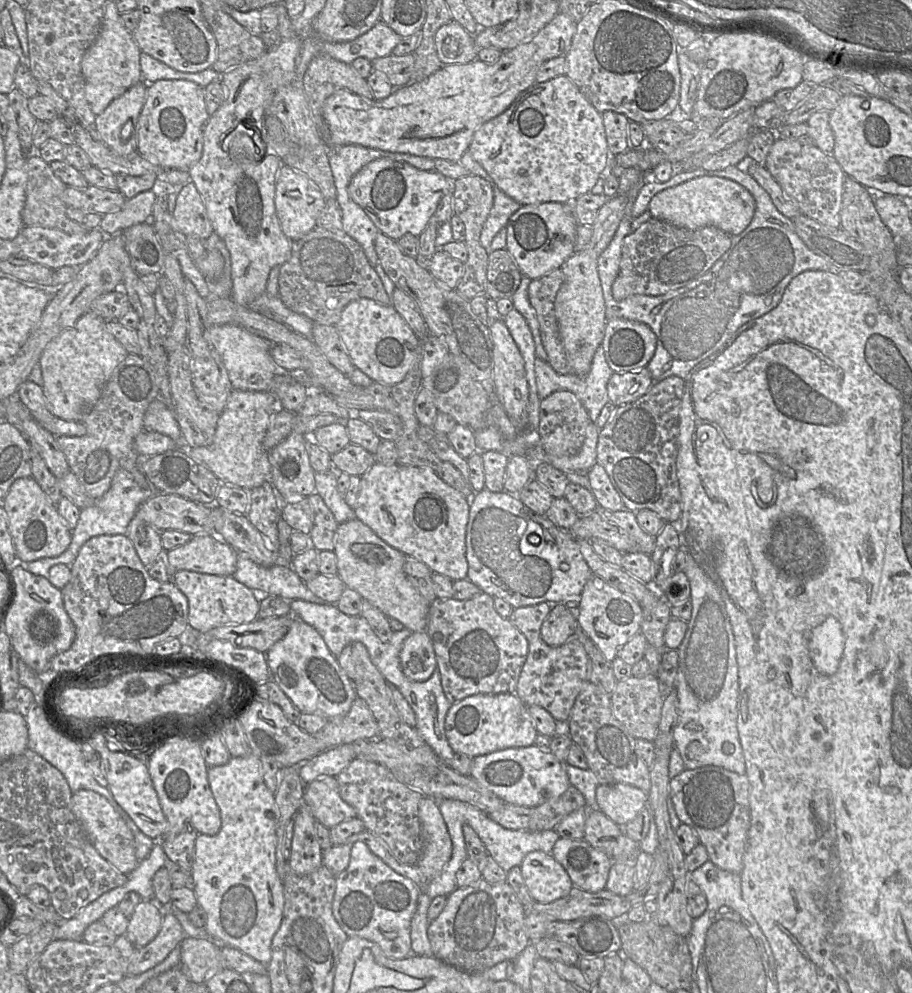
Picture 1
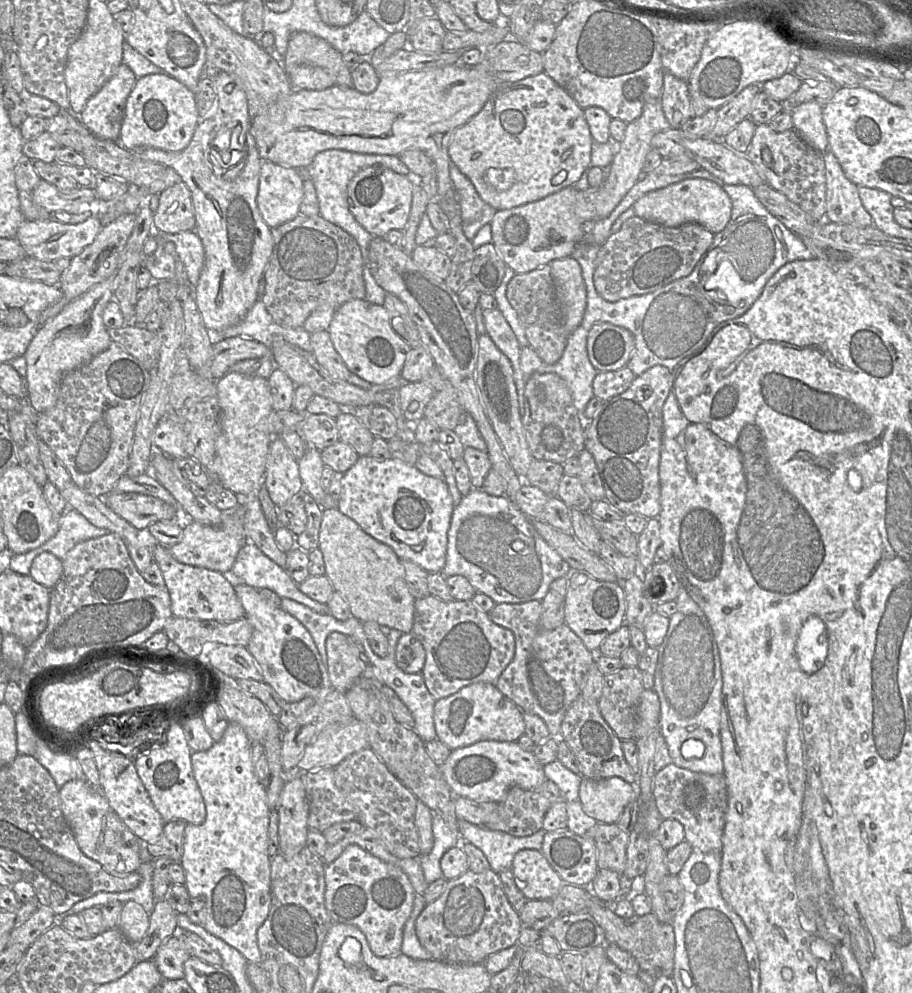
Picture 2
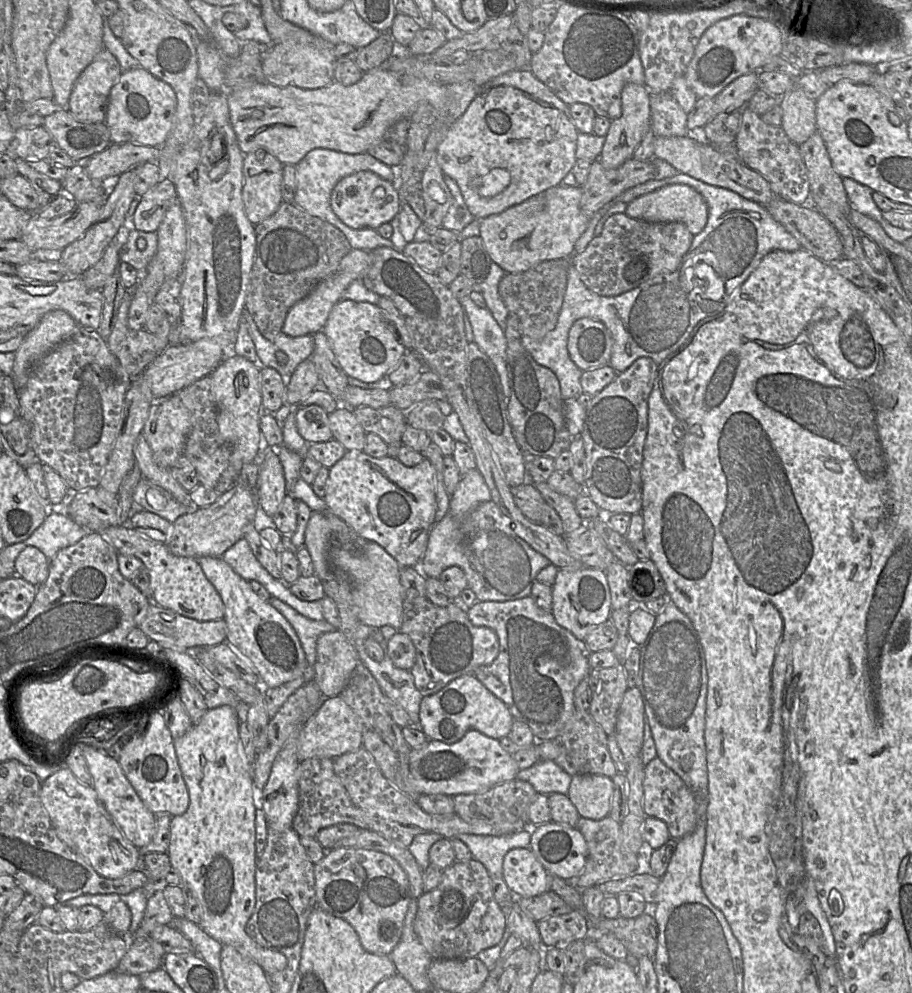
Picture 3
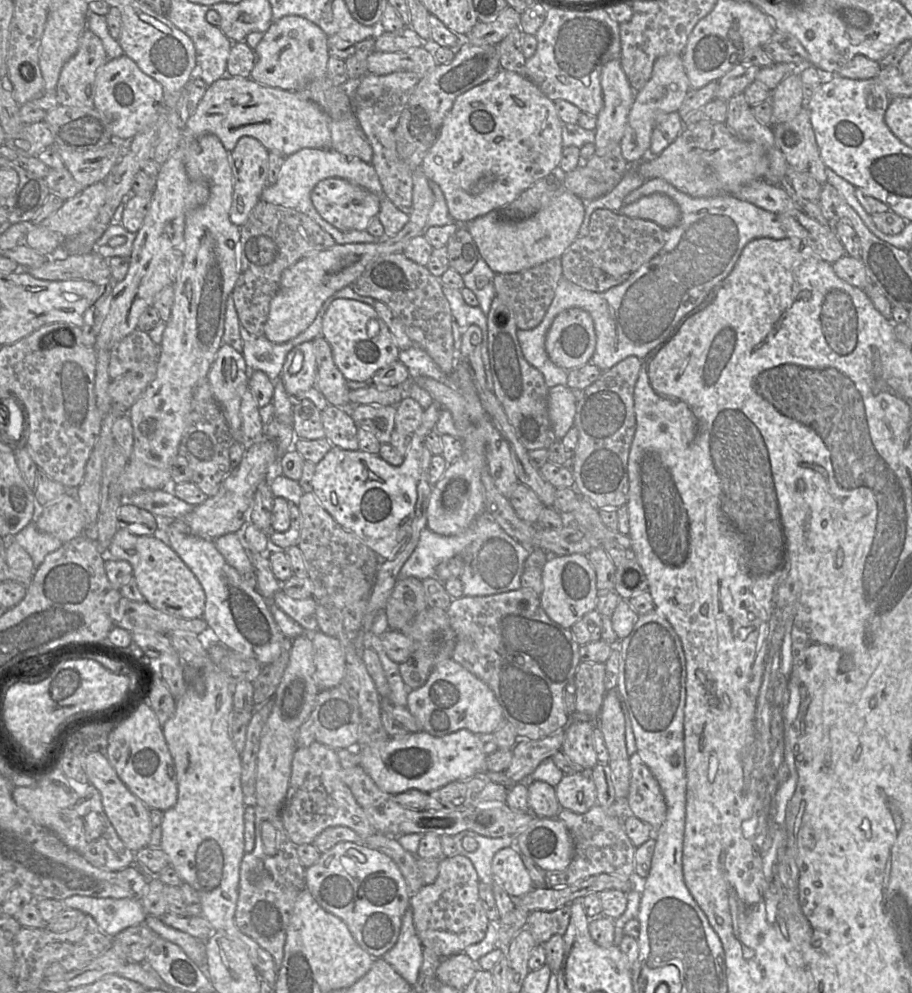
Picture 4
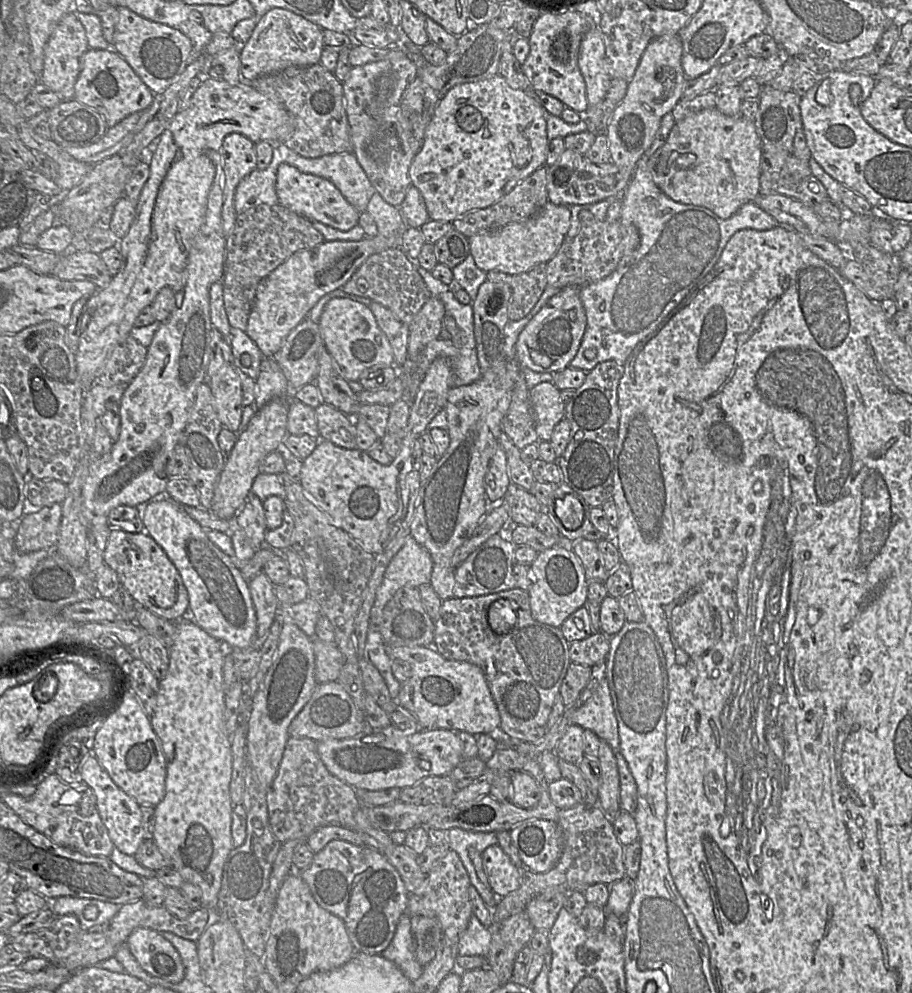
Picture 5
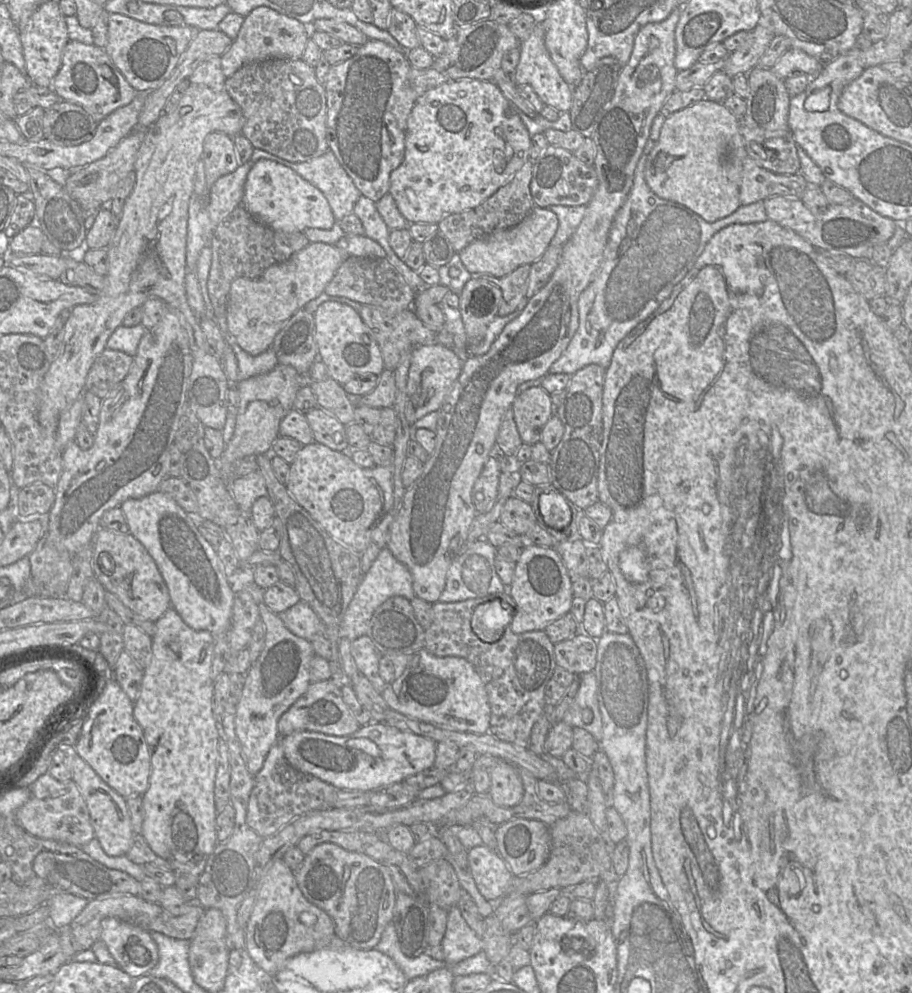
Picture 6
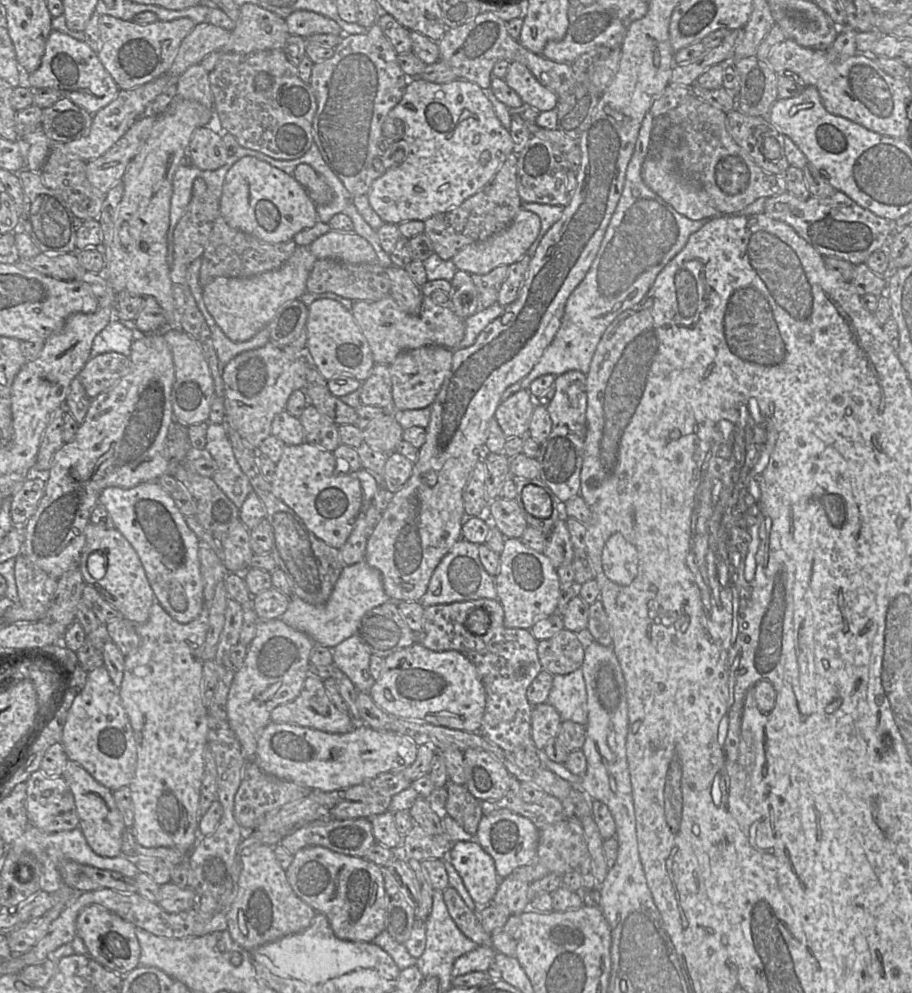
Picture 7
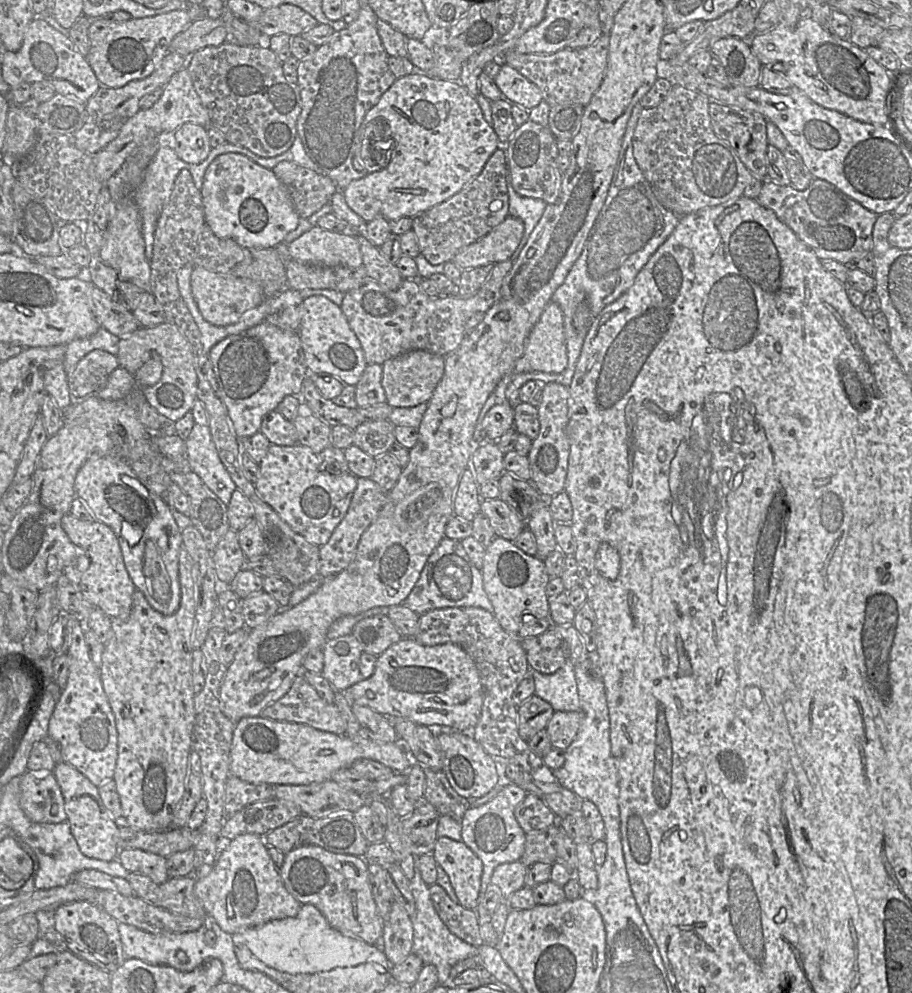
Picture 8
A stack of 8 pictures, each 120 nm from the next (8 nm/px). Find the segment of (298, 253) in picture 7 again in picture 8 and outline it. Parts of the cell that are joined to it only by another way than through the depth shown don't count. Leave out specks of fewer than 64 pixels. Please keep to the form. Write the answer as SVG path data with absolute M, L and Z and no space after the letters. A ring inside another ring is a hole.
M194 267L190 277L191 292L203 318L216 326L228 326L236 323L241 315L261 304L267 296L262 286L247 278L219 274L201 267Z

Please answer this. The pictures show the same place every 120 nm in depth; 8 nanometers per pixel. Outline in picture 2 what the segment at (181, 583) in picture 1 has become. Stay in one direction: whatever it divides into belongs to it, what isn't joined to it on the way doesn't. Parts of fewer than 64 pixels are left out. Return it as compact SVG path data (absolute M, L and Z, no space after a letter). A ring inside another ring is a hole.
M152 544L151 554L161 569L173 616L215 621L235 621L245 617L245 610L235 592L235 581L229 575L182 564L173 558L168 547L161 544Z

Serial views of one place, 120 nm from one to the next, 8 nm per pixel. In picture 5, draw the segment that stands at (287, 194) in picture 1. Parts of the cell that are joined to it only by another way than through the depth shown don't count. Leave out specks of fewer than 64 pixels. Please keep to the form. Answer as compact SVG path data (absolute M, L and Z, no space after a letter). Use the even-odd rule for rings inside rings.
M231 133L224 138L219 153L225 176L222 227L227 237L233 232L238 215L234 206L236 188L257 169L255 143L239 133Z

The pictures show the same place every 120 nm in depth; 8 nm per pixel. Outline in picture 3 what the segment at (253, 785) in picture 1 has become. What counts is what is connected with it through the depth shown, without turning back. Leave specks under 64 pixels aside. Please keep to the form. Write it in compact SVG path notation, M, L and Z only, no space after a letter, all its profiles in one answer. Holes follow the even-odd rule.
M228 705L208 709L198 722L193 722L191 728L183 736L174 739L174 747L183 779L188 788L189 806L184 814L173 816L171 819L170 843L167 850L170 864L172 867L178 870L181 876L181 886L191 891L191 893L199 902L201 907L201 921L199 925L208 935L221 942L223 945L230 945L244 956L253 959L266 973L275 973L280 971L284 969L287 964L286 957L277 951L269 950L260 946L245 932L245 925L251 917L256 903L255 871L257 853L255 847L255 817L257 809L253 801L253 779L251 766L248 764L248 759L244 755L242 744L239 739L239 718L237 716L236 710Z

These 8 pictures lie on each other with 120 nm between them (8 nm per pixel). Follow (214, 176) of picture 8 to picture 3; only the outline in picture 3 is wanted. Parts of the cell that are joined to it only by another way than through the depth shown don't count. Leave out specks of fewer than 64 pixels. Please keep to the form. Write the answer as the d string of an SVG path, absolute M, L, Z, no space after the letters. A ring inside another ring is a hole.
M370 171L357 172L341 179L332 190L330 205L335 215L350 228L374 230L390 223L401 208L399 193L393 183Z

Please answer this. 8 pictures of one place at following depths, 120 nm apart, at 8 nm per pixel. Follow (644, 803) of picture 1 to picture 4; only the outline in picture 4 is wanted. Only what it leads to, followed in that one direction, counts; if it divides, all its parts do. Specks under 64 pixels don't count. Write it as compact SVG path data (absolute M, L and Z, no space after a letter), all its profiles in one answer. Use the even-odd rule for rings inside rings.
M589 772L564 775L554 788L562 809L583 814L598 804L597 789Z

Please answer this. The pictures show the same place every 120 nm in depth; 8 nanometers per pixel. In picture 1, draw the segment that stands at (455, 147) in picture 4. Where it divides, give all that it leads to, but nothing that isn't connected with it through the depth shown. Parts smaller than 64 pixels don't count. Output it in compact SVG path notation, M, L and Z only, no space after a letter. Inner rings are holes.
M565 75L557 76L545 82L535 83L522 92L507 110L487 121L475 131L468 152L486 170L494 188L502 191L522 206L547 202L574 202L581 195L592 193L599 179L606 173L609 154L612 154L607 144L602 113L593 107L578 87Z

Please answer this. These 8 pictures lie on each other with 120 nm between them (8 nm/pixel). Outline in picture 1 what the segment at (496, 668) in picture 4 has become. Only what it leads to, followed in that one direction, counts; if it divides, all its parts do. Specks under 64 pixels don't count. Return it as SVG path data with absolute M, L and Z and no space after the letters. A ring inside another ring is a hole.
M542 602L515 608L508 620L526 637L528 654L521 670L515 694L528 706L540 706L557 722L568 721L575 700L589 679L589 657L573 636L561 646L550 646L541 638L541 625L554 604Z

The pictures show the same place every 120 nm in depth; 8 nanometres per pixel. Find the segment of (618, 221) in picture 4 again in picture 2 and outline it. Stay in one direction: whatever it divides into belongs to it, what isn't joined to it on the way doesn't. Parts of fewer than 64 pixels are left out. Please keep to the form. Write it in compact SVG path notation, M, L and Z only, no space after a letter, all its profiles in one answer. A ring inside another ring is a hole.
M631 217L600 246L593 274L595 289L609 302L654 292L689 275L710 248L713 238L714 233L697 223L663 226Z

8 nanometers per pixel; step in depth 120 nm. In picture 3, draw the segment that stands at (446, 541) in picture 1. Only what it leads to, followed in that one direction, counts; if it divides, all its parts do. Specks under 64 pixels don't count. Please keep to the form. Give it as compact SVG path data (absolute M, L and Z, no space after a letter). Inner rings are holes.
M347 450L343 457L329 468L323 500L330 512L360 537L379 544L401 568L417 566L423 559L437 510L435 471L428 459L424 458L419 464L407 467L389 456L374 458L360 450Z

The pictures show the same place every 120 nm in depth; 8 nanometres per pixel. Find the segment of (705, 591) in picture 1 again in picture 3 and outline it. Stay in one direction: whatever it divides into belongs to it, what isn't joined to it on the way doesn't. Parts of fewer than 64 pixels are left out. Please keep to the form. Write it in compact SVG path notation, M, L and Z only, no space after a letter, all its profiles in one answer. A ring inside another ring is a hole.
M670 601L665 607L665 609L661 613L656 615L655 624L651 632L649 633L645 643L643 645L632 645L631 650L633 647L641 648L643 653L643 661L641 663L640 673L635 679L634 687L637 687L641 691L643 696L646 724L649 727L653 740L655 742L657 758L659 758L667 767L673 770L689 786L689 788L695 793L697 797L705 797L707 793L707 783L708 783L706 744L705 744L705 738L704 738L705 725L706 725L706 697L707 697L707 687L708 687L708 673L707 673L706 663L705 663L703 650L702 650L698 633L695 630L693 623L688 618L688 616L685 615L681 610L679 610L672 601ZM674 746L678 747L678 750L680 751L691 750L691 753L687 755L687 756L690 756L689 761L691 762L691 768L682 766L681 760L683 759L683 756L681 756L680 759L676 759L673 756L671 756L671 750L674 749Z

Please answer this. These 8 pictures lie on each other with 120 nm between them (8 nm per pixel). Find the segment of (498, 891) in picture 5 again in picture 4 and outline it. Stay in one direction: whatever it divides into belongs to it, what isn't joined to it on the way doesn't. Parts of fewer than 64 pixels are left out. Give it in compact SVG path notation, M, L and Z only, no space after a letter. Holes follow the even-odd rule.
M516 847L503 848L494 855L492 872L495 880L511 897L522 897L534 888L522 855Z

